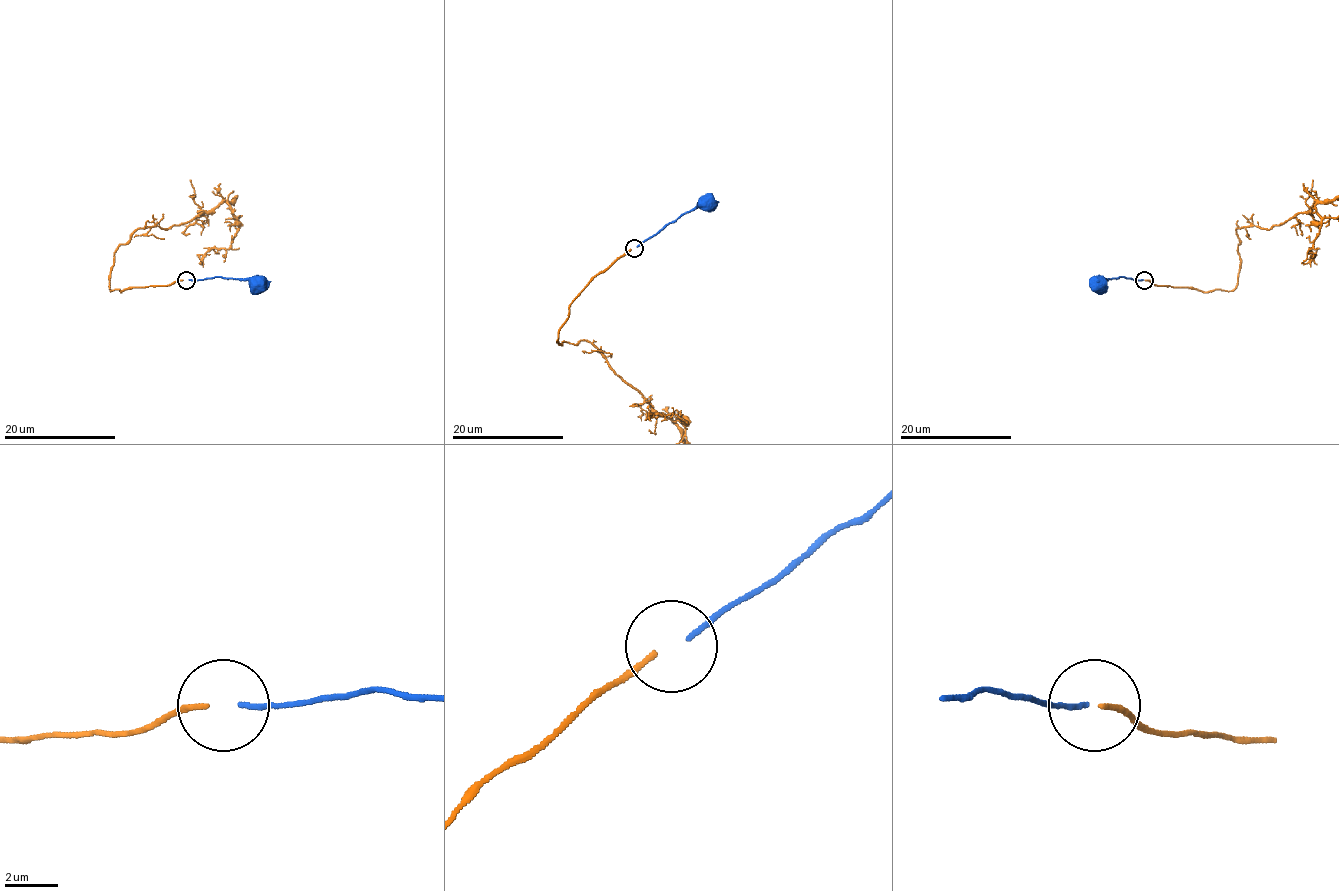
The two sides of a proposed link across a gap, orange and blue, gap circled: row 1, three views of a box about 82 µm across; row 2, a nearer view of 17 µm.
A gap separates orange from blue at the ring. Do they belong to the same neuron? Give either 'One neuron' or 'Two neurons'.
One neuron

